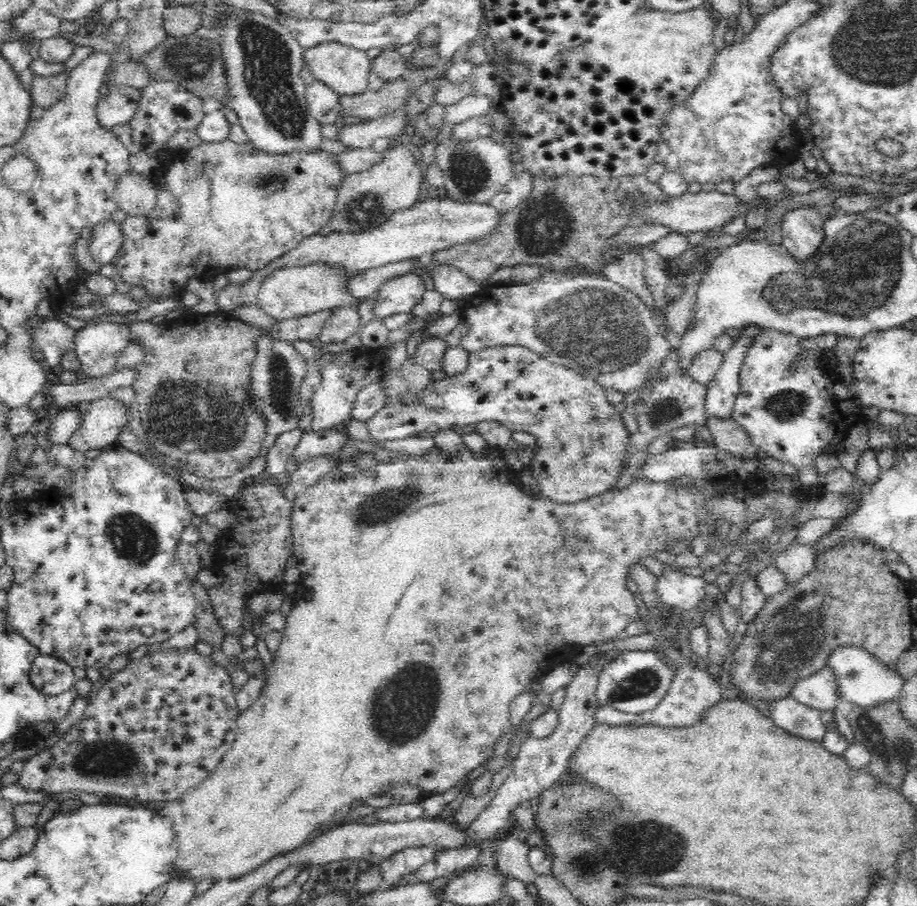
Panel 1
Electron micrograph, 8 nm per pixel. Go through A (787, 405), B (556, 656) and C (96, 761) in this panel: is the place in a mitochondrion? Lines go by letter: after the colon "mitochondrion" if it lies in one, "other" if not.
A: mitochondrion
B: other
C: mitochondrion

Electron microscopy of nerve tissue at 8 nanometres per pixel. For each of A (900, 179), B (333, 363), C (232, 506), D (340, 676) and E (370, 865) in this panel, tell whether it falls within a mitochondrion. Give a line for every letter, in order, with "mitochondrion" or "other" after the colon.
A: other
B: other
C: other
D: other
E: other

